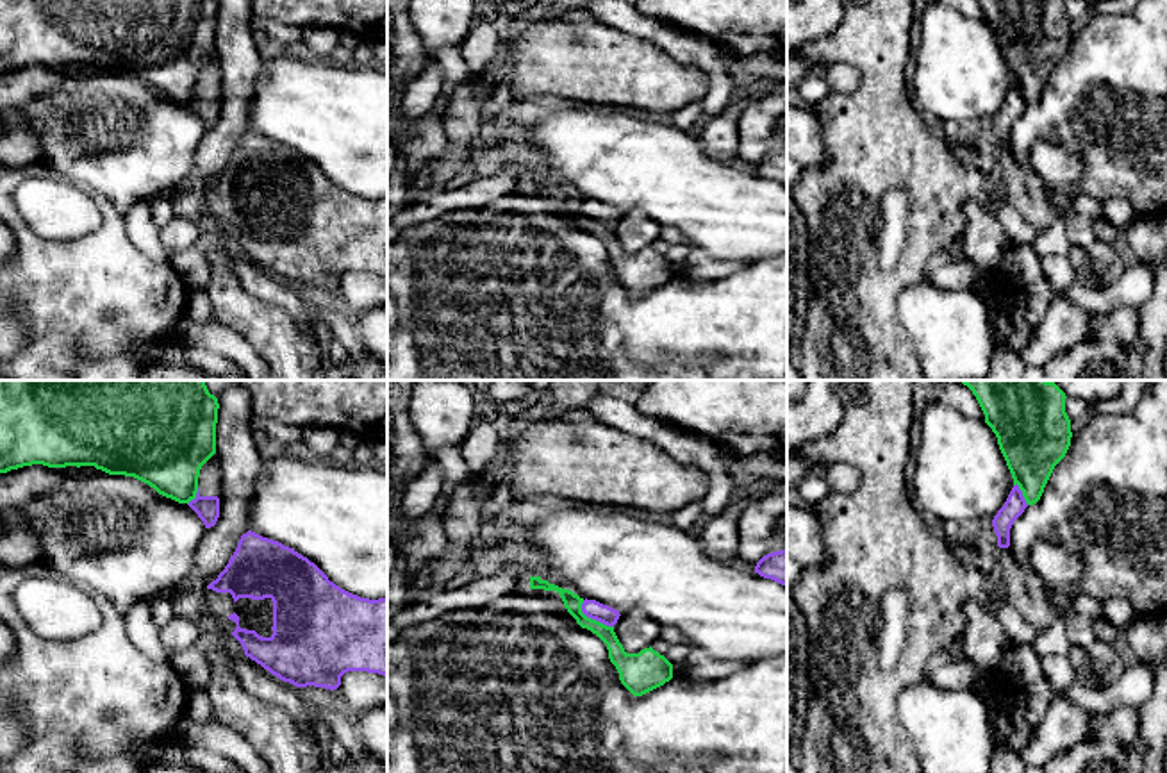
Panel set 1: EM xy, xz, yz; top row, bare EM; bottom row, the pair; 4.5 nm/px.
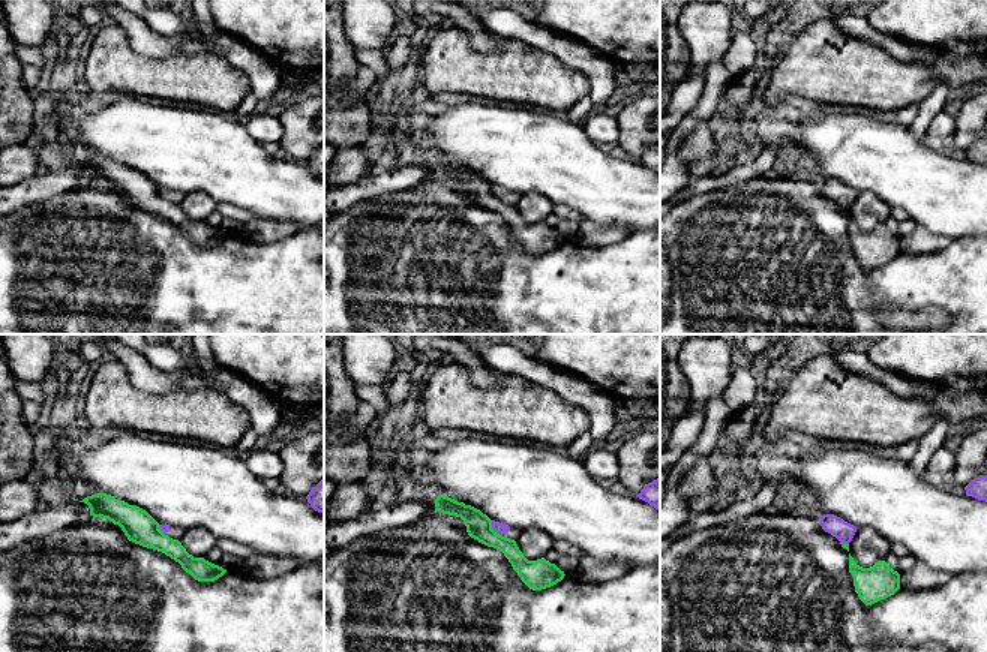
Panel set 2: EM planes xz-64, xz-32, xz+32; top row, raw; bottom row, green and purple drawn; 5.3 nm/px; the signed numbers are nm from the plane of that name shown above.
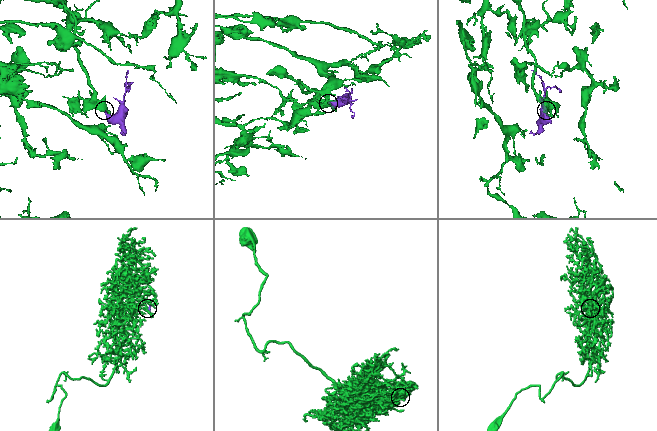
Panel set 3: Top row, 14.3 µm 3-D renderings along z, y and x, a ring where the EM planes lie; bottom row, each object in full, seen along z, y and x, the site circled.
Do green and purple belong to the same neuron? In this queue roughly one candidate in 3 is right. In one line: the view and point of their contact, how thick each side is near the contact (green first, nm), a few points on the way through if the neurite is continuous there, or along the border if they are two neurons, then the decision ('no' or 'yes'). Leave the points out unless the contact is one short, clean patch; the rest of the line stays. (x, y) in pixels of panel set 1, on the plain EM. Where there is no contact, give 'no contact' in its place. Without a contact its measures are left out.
meets green in xz at (593, 220); 100 nm thick on the green side, 90 nm on the other; border along xz (582, 200), (582, 211), (587, 216), (612, 227); no

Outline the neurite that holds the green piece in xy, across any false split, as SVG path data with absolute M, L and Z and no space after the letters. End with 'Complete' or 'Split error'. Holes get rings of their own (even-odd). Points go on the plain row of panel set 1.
M0 0L0 73L23 66L95 66L134 77L159 95L189 104L198 93L202 66L216 54L218 0Z. Complete

